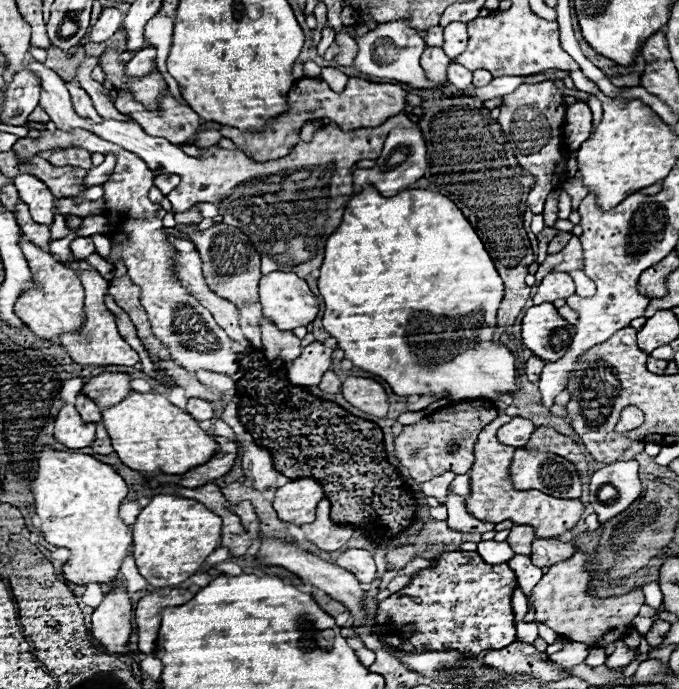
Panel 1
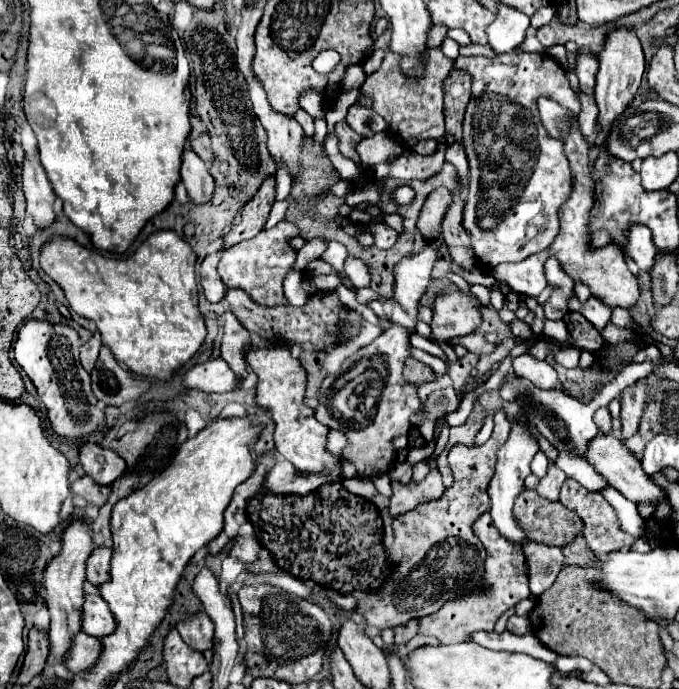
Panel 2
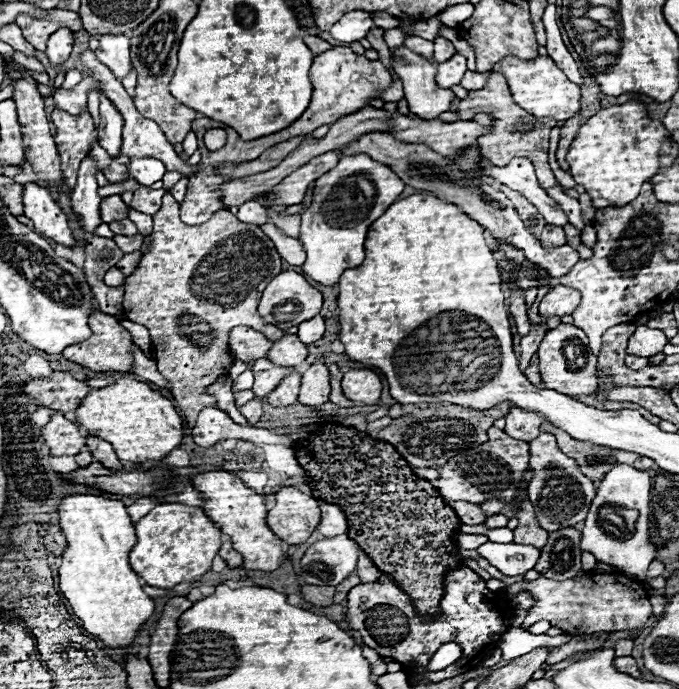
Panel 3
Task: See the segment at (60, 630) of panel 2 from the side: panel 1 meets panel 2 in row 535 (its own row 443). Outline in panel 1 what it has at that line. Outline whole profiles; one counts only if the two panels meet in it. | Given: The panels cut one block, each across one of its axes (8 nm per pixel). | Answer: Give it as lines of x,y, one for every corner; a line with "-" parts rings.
66,404
56,418
54,438
66,448
84,448
90,446
96,438
96,424
84,422
76,412
74,404

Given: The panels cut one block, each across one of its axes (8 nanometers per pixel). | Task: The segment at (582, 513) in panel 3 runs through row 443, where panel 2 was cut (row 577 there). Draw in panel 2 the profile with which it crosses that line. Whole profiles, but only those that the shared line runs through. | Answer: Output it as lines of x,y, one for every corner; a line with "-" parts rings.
526,544
526,560
530,564
530,592
540,596
546,588
550,588
562,570
564,554
556,546

